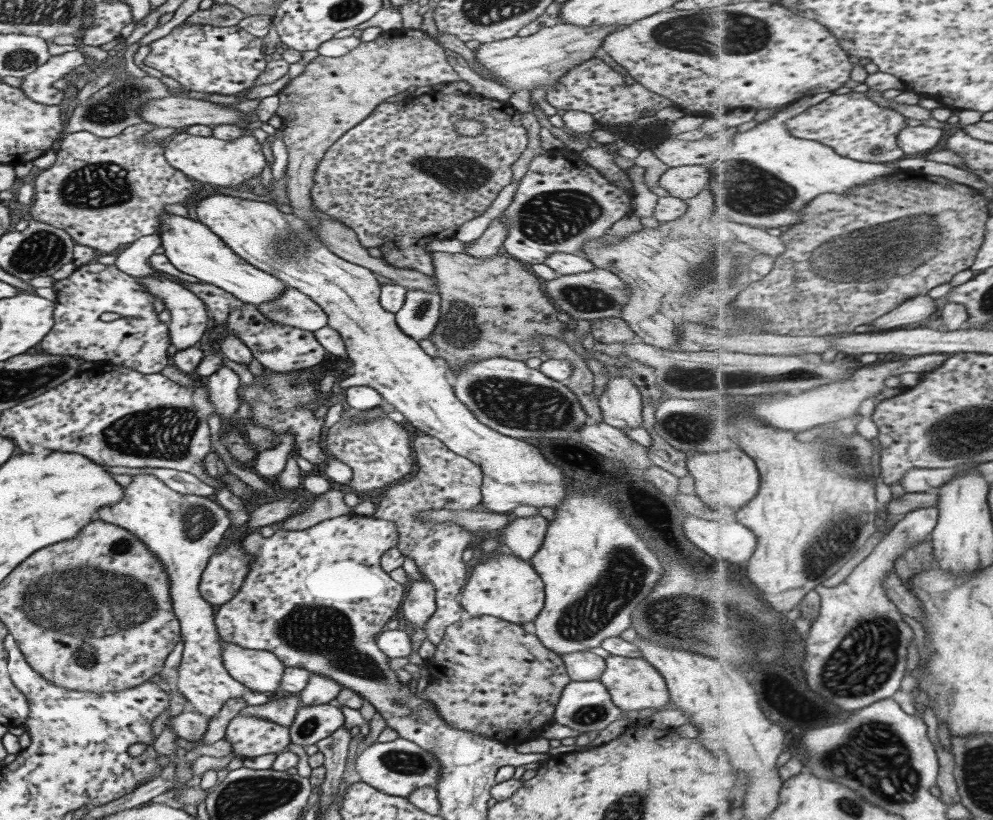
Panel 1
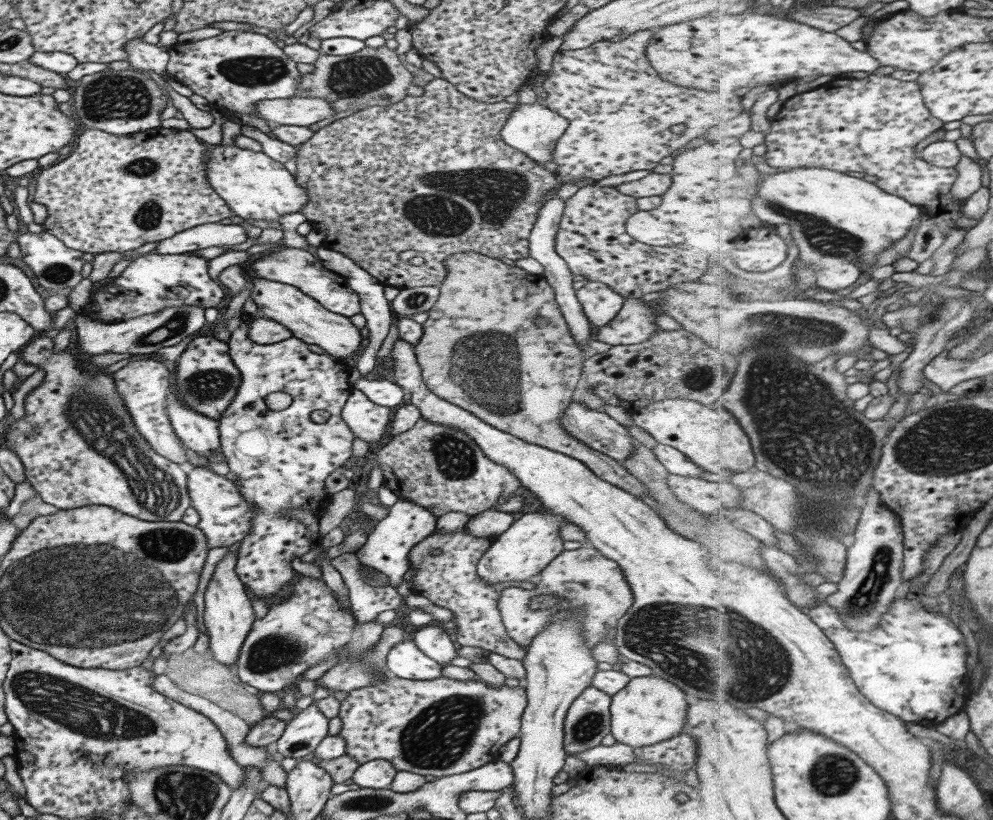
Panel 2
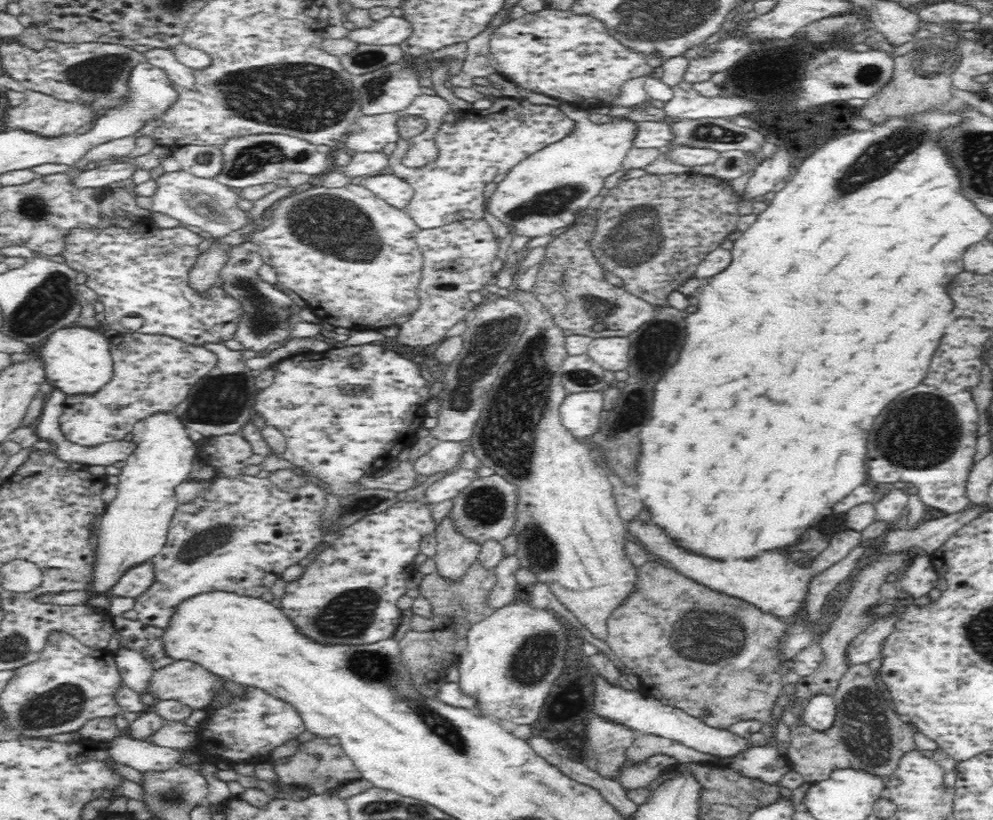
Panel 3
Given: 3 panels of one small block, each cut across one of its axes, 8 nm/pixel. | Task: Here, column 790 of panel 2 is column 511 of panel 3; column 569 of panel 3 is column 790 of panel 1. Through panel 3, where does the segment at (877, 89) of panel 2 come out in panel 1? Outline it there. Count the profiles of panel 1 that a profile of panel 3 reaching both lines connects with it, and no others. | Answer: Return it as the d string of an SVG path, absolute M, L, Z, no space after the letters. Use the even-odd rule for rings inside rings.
M861 92L831 94L805 112L797 114L787 122L791 134L797 138L810 139L831 146L840 155L861 162L886 163L905 159L905 151L899 147L899 134L907 126L907 118L895 109L878 106ZM878 149L879 153L874 150Z

